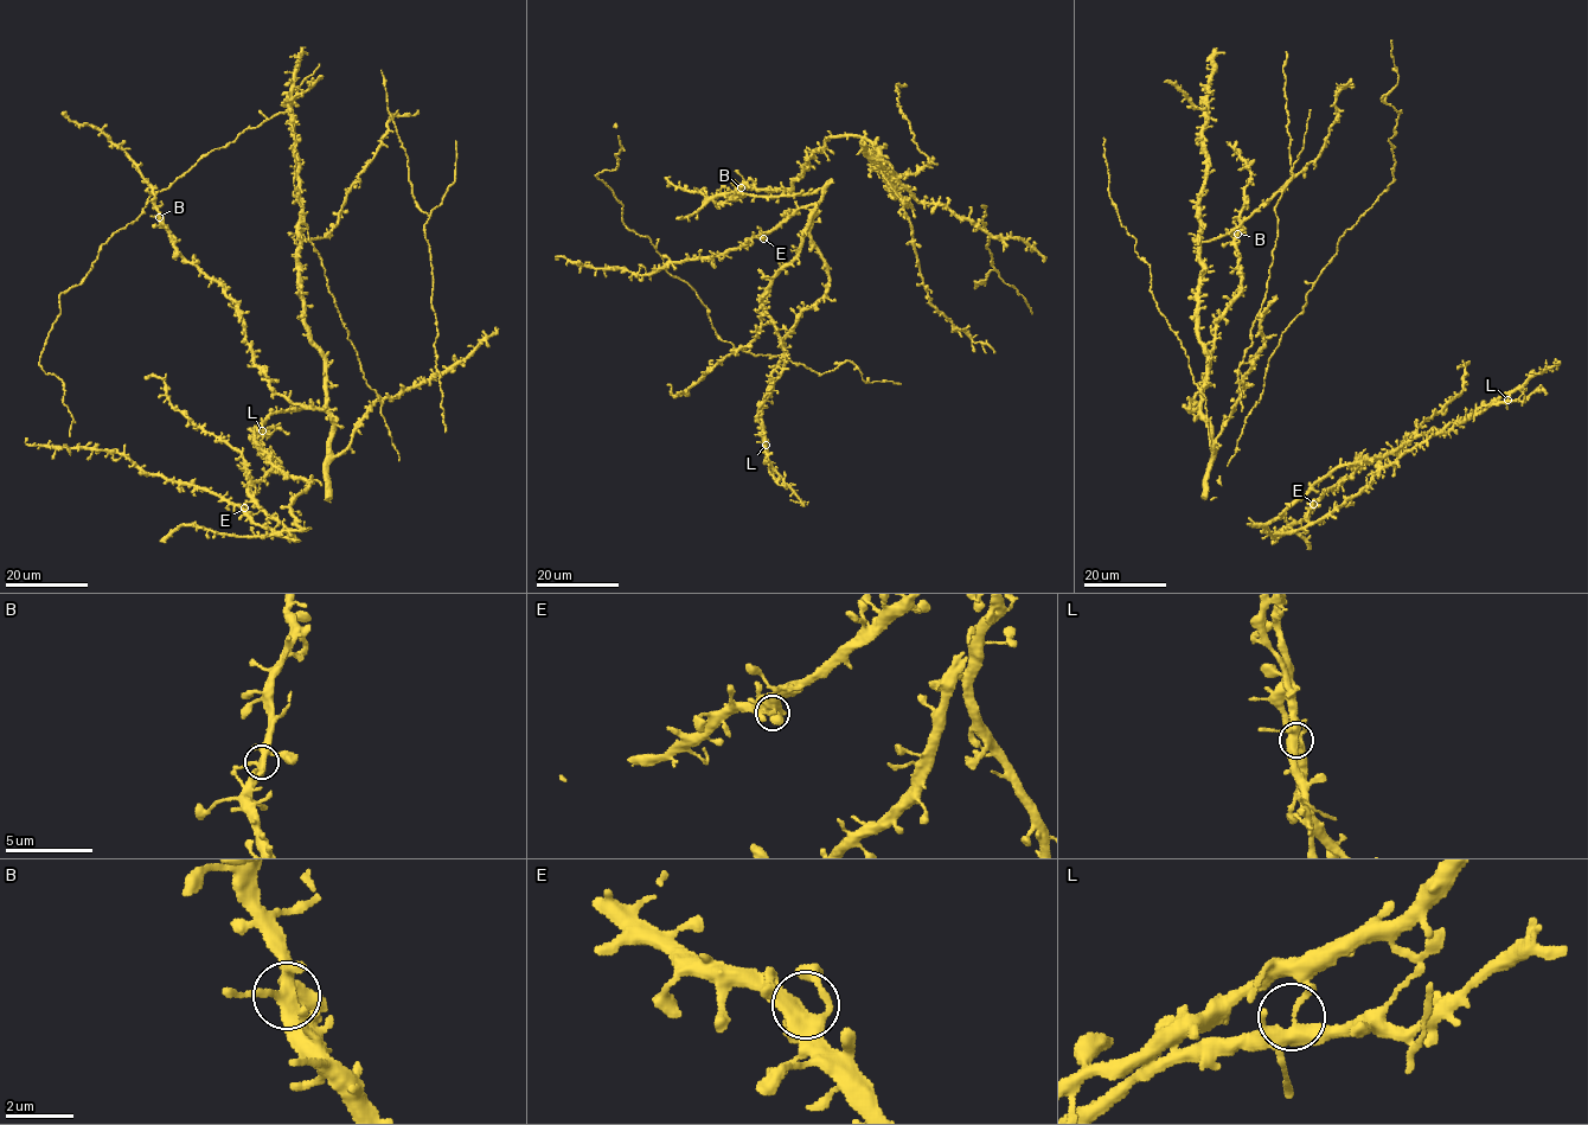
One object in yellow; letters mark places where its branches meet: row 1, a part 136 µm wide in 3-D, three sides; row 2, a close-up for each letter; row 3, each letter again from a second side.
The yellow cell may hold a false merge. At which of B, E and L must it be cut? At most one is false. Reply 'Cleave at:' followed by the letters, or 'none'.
Cleave at: none

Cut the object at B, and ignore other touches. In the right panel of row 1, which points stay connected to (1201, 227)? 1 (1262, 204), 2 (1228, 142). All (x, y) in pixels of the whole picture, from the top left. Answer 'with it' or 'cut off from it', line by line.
1: with it
2: cut off from it

